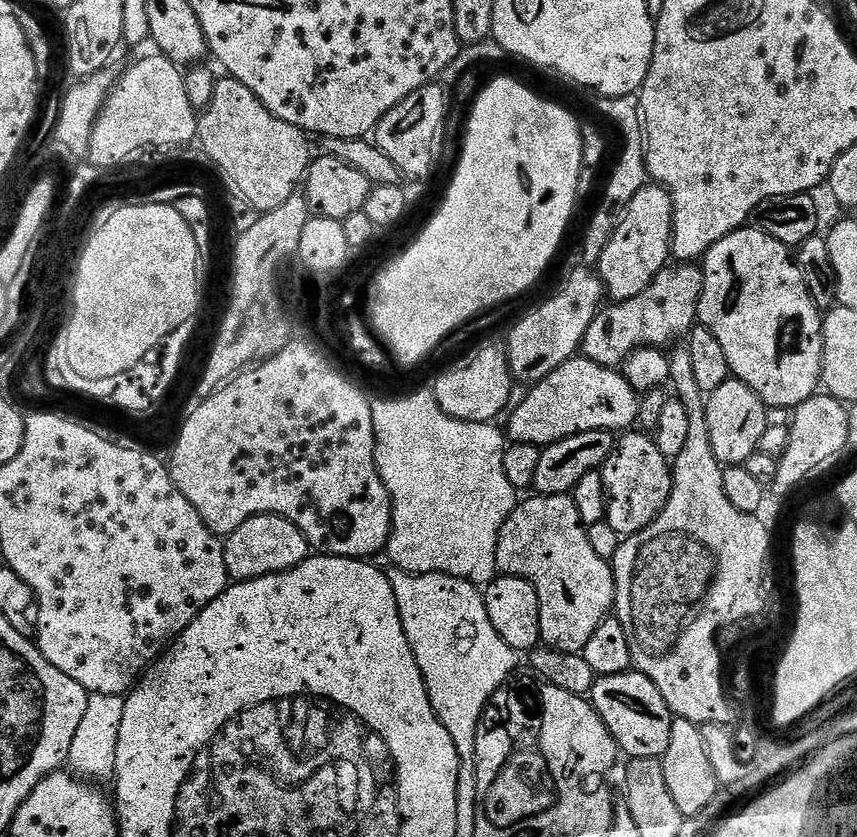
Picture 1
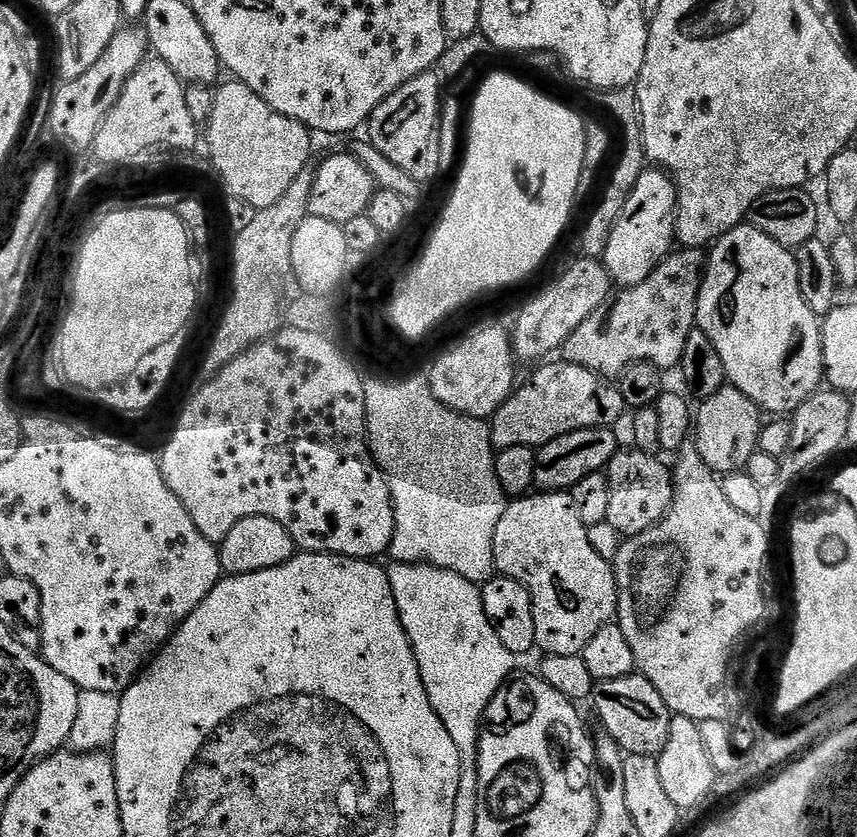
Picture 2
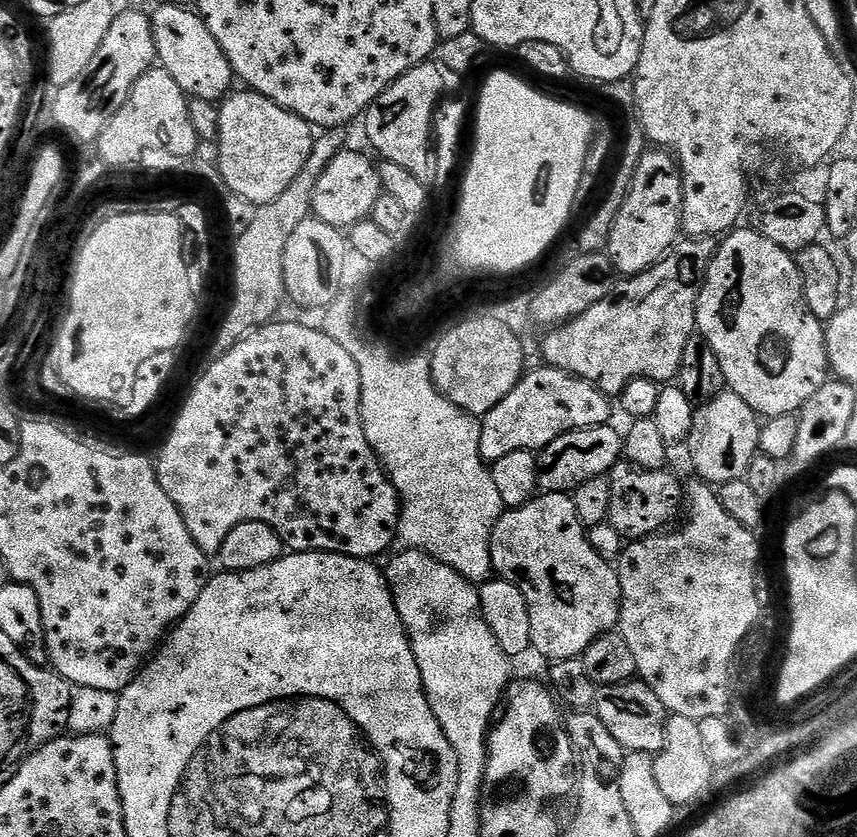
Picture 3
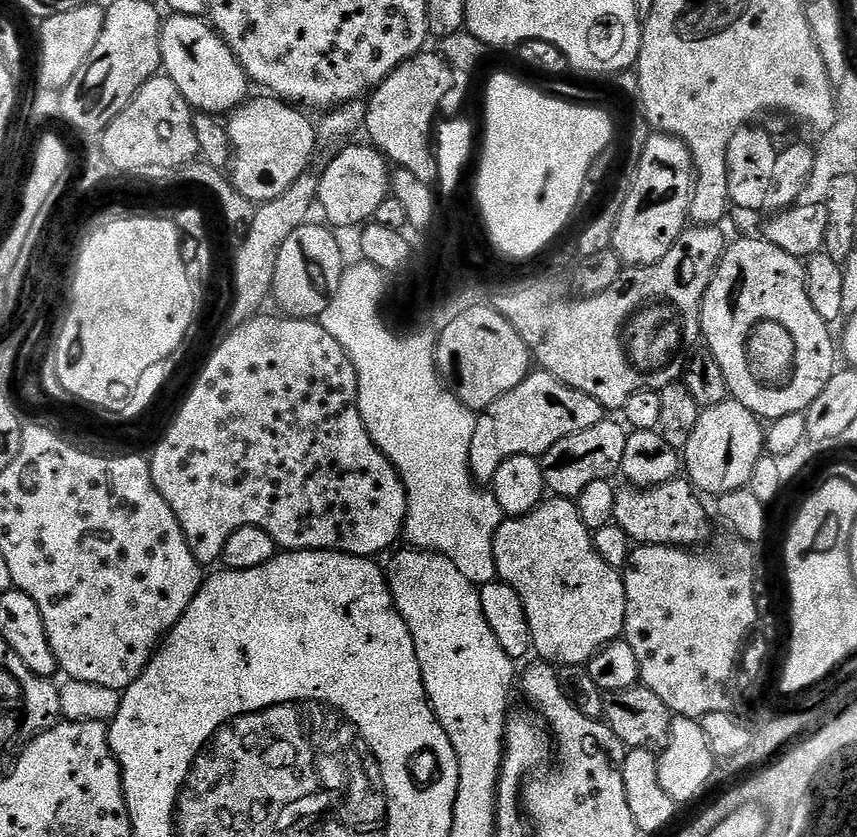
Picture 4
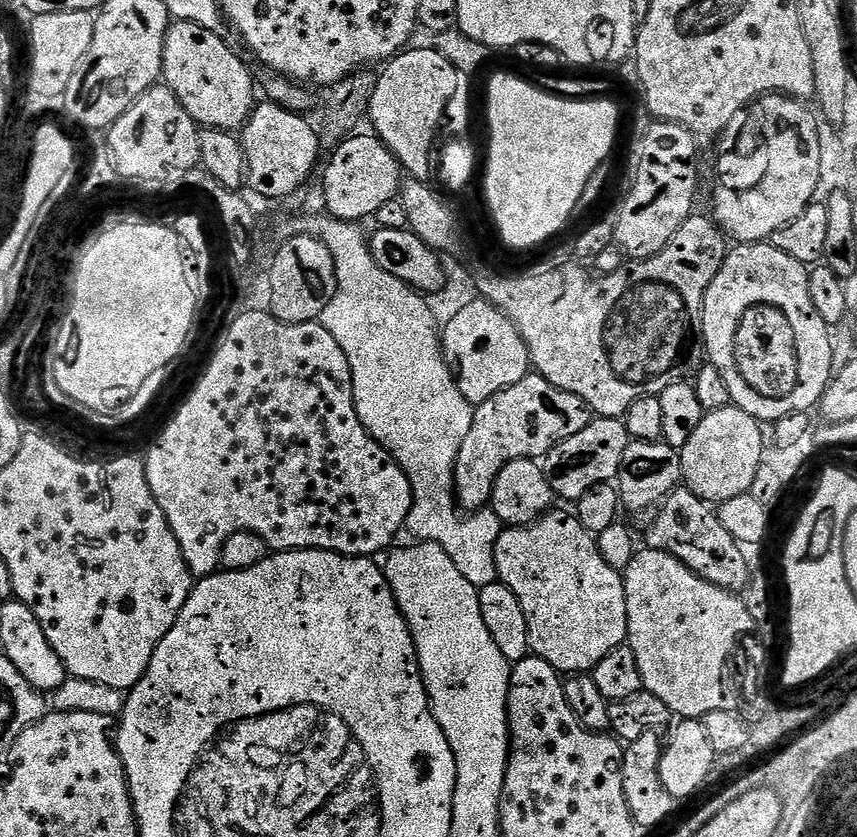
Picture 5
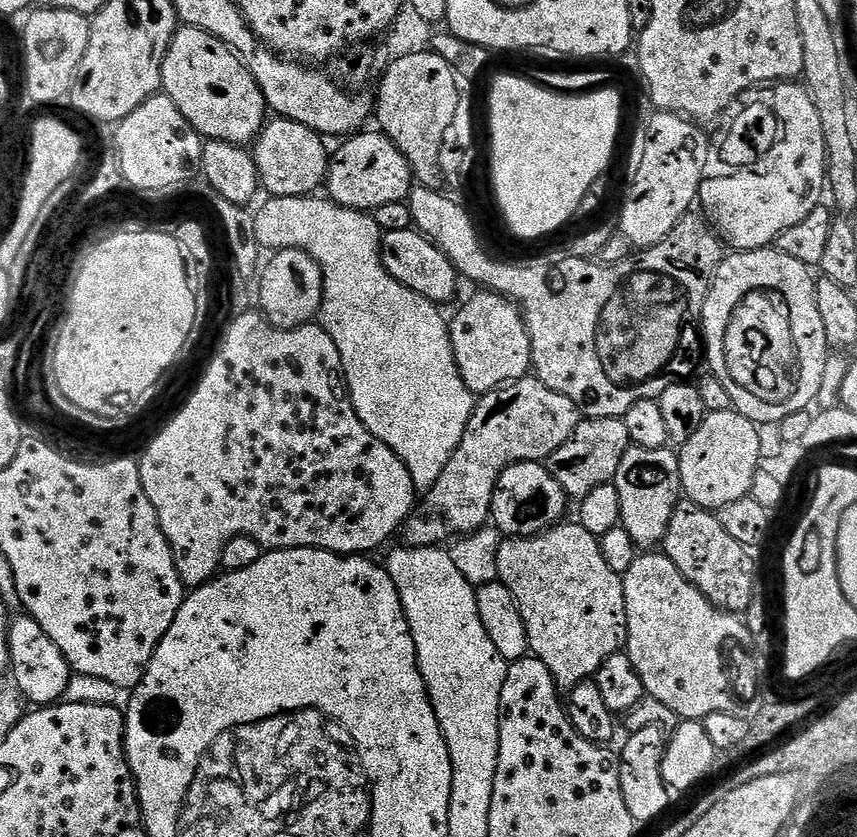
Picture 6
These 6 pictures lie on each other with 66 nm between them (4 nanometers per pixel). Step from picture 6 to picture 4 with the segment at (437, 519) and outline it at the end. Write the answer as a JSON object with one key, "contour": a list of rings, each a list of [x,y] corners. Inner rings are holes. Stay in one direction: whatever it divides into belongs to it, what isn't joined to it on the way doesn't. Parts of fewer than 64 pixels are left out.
{"contour":[[[543,370],[529,371],[528,377],[514,390],[502,394],[490,407],[483,409],[476,417],[474,442],[470,442],[472,478],[477,482],[491,482],[498,466],[506,458],[515,456],[543,457],[562,438],[578,434],[578,430],[590,430],[606,419],[606,410],[590,394],[574,390],[558,378]]]}

